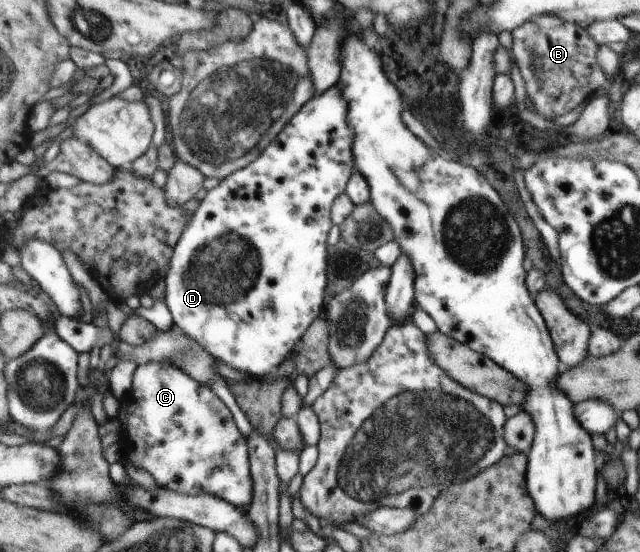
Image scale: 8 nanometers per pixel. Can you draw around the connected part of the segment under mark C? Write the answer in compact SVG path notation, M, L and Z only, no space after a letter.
M148 361L139 364L132 375L130 390L118 400L126 411L125 429L129 437L118 437L124 460L147 471L156 487L180 494L211 494L247 511L253 499L253 478L250 473L248 445L241 435L229 409L207 386L195 381L187 372L171 362Z

